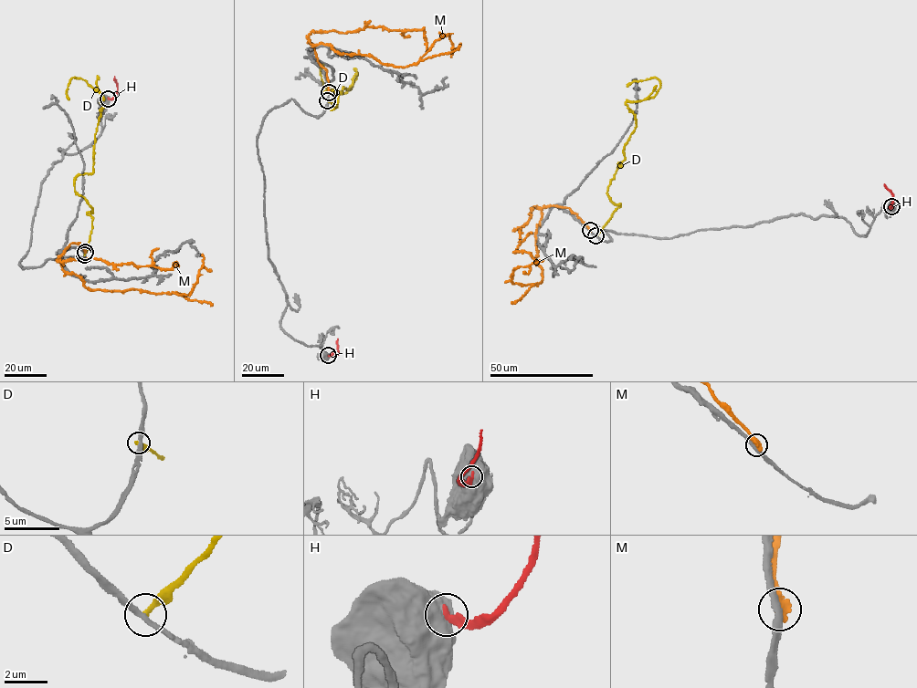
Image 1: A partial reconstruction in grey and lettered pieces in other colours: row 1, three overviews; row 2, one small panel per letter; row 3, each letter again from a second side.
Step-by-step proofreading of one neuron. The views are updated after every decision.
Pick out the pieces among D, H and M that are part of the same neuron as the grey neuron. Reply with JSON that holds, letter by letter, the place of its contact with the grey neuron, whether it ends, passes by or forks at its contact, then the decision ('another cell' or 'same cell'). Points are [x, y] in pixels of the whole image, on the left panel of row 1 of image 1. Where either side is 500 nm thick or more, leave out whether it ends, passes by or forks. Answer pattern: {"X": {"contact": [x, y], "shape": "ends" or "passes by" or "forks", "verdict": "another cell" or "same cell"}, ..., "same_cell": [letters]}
{"D": {"contact": [84, 255], "shape": "ends", "verdict": "another cell"}, "H": {"contact": [108, 99], "verdict": "another cell"}, "M": {"contact": [85, 252], "verdict": "another cell"}, "same_cell": []}

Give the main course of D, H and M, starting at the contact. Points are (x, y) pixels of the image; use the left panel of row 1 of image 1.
D: (84, 255), (92, 208), (75, 191), (74, 180), (93, 172), (104, 97), (74, 78), (68, 99)
H: (108, 99), (116, 92), (114, 77)
M: (85, 251), (79, 243), (70, 244), (60, 265), (89, 289), (178, 295), (192, 291), (202, 254)

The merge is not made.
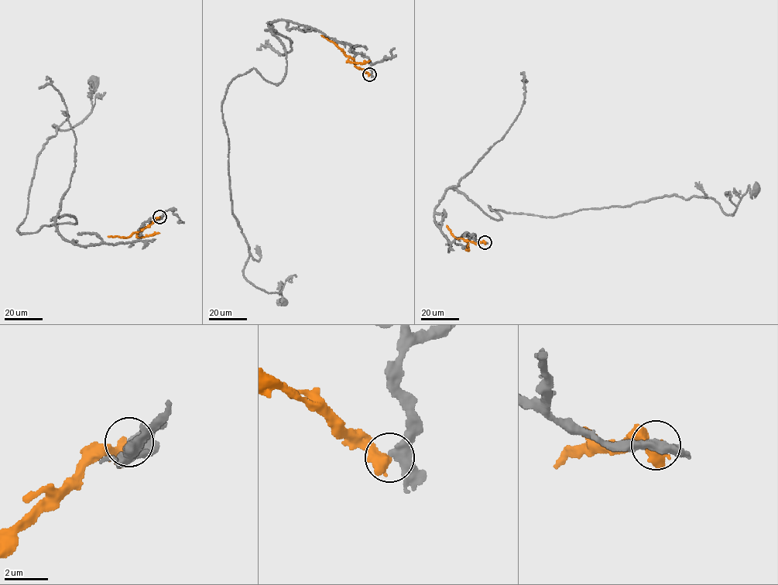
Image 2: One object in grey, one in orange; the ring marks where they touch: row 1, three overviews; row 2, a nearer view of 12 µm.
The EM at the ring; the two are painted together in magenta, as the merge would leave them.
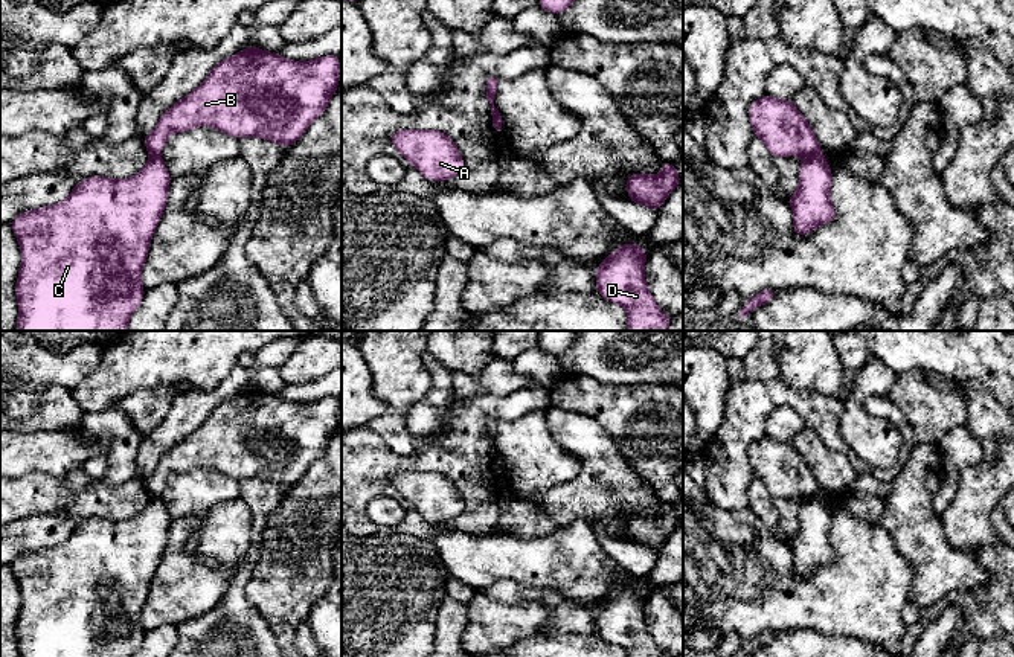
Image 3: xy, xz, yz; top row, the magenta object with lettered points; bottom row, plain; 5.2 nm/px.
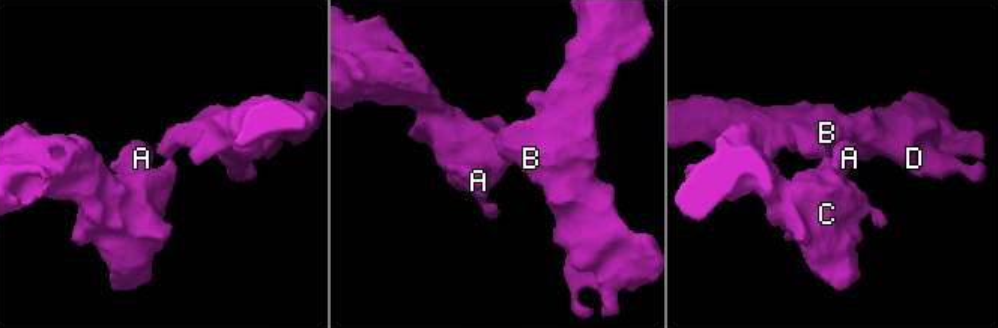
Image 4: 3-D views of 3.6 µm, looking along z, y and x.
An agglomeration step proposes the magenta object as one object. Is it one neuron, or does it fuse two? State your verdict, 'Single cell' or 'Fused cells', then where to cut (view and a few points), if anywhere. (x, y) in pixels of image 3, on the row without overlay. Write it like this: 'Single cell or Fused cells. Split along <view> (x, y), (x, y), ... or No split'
Fused cells. Split along yz (821, 493), (805, 499)

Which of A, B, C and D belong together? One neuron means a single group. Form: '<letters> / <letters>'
A C / B D

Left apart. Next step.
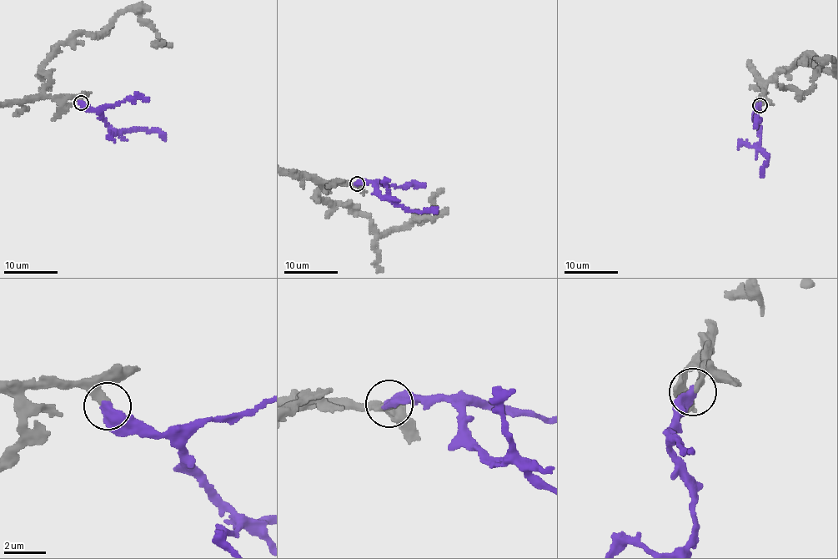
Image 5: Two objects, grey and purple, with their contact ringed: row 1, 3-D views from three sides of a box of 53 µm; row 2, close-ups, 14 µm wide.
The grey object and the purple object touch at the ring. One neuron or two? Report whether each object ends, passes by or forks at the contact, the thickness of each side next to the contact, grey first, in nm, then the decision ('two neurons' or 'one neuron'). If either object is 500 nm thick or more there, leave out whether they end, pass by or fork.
grey ends there; purple ends there; 320 nm thick on the grey side, 480 nm on the other; one neuron

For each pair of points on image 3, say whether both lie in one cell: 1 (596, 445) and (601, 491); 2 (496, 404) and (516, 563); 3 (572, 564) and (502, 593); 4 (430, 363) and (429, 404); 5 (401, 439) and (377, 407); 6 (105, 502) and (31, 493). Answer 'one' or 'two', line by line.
1: one
2: two
3: two
4: one
5: two
6: one

